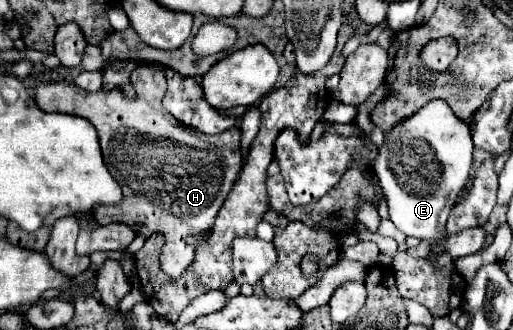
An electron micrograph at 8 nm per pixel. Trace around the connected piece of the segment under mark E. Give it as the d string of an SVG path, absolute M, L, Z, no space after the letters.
M433 100L431 104L425 104L415 116L403 120L395 132L385 134L385 144L379 150L379 156L375 158L373 172L381 180L381 188L389 206L389 218L391 222L407 236L415 238L427 238L431 242L431 252L439 254L443 252L443 246L439 244L441 238L445 238L445 222L449 218L449 212L457 204L459 194L465 190L465 184L469 180L469 172L473 166L473 140L471 130L467 122L459 120L447 102Z

